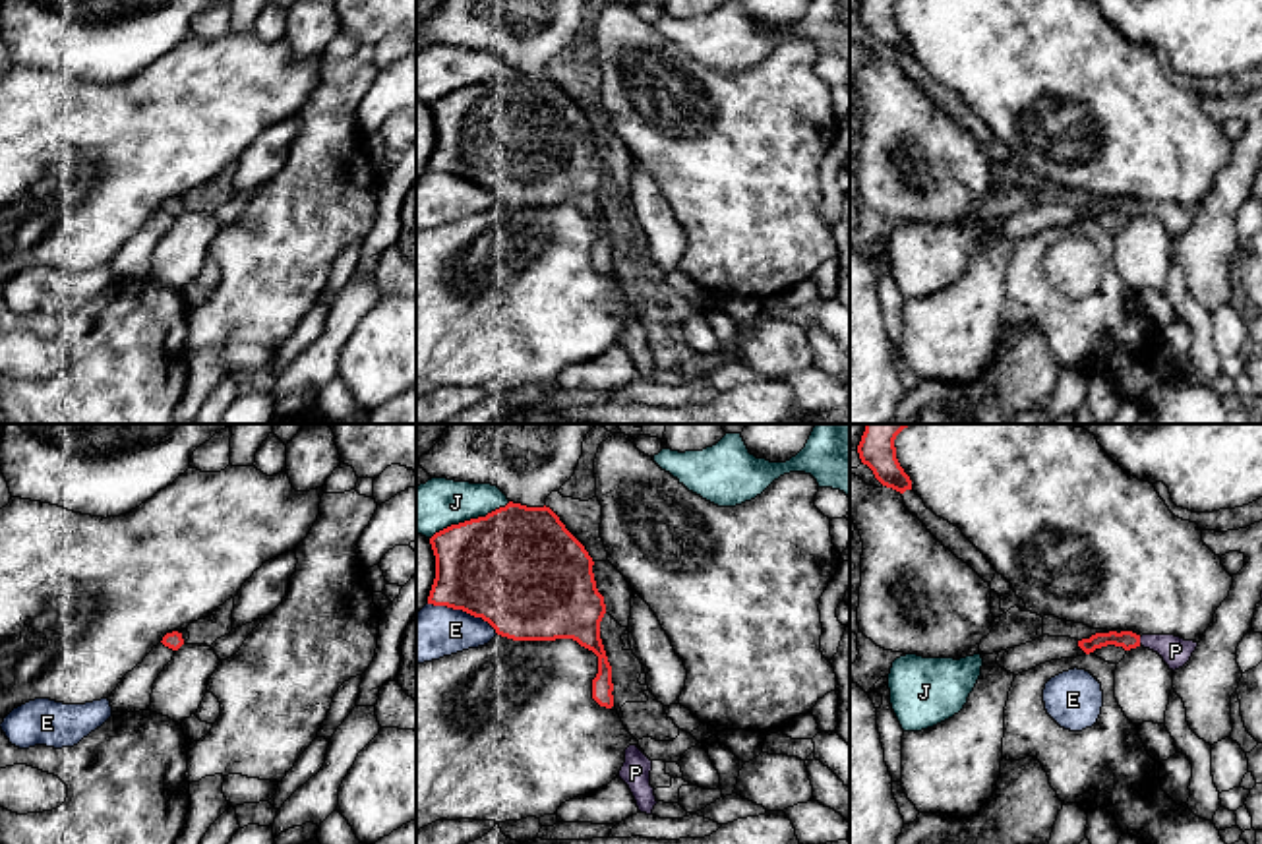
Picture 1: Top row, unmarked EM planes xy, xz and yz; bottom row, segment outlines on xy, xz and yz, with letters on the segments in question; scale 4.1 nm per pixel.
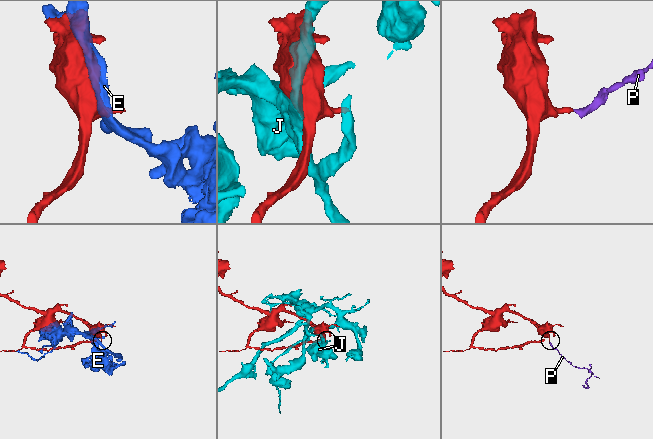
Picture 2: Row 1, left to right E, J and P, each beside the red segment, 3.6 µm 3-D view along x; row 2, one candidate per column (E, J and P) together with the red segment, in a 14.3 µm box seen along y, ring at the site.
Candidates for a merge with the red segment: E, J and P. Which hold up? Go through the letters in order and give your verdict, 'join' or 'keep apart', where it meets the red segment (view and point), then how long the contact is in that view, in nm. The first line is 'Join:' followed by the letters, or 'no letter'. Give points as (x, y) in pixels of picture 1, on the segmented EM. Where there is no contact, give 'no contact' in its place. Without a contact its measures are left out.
Join: P
E: keep apart | xz (463, 610) | 320 nm
J: keep apart | xz (471, 519) | 360 nm
P: join | yz (1139, 641) | 30 nm

